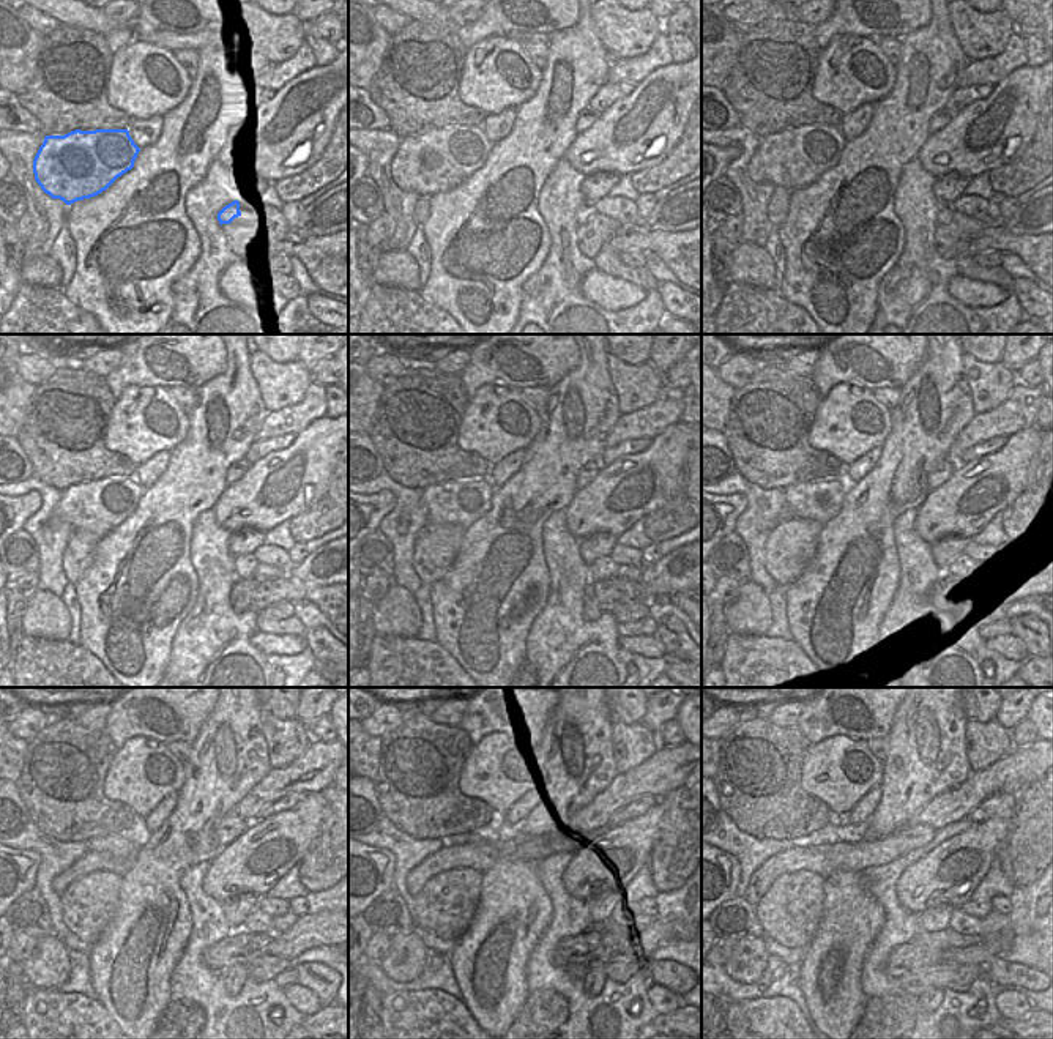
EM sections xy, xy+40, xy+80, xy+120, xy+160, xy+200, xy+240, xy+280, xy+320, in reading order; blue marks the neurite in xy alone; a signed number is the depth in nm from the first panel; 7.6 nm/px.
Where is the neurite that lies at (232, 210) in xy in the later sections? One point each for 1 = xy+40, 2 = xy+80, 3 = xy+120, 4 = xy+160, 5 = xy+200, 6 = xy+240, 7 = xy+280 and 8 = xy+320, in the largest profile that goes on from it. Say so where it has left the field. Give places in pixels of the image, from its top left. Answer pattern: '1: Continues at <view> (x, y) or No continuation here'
1: Continues at xy+40 (587, 210)
2: Continues at xy+80 (945, 213)
3: Continues at xy+120 (245, 566)
4: Continues at xy+160 (604, 568)
5: Continues at xy+200 (962, 566)
6: Continues at xy+240 (257, 921)
7: Continues at xy+280 (615, 923)
8: Continues at xy+320 (959, 921).

